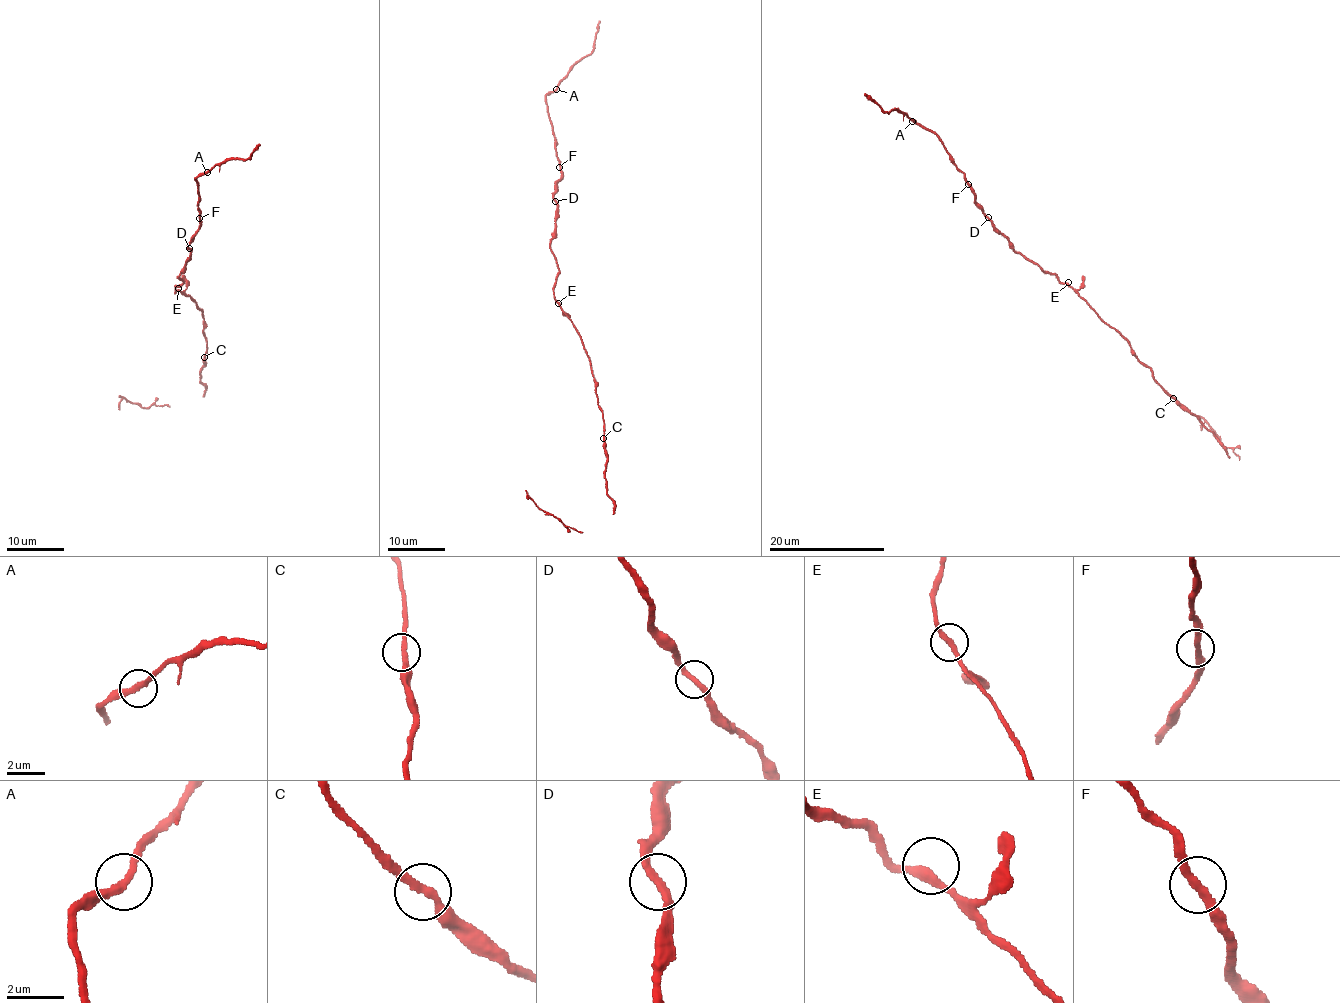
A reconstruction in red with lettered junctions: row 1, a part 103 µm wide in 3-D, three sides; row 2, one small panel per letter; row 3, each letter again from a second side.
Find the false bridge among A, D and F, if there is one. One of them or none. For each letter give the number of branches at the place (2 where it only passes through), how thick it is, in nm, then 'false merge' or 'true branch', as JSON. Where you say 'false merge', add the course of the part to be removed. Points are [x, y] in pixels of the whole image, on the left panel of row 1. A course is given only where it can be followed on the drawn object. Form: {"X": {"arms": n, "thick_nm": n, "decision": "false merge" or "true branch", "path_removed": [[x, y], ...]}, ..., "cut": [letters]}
{"A": {"arms": 2, "thick_nm": 280, "decision": "true branch"}, "D": {"arms": 2, "thick_nm": 280, "decision": "false merge"}, "F": {"arms": 2, "thick_nm": 280, "decision": "true branch"}, "cut": ["D"]}

